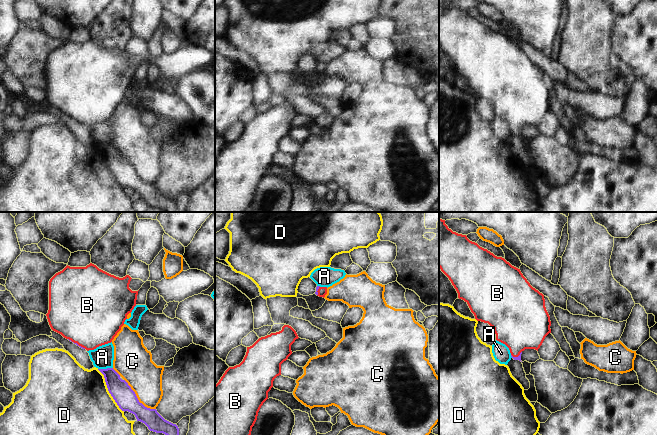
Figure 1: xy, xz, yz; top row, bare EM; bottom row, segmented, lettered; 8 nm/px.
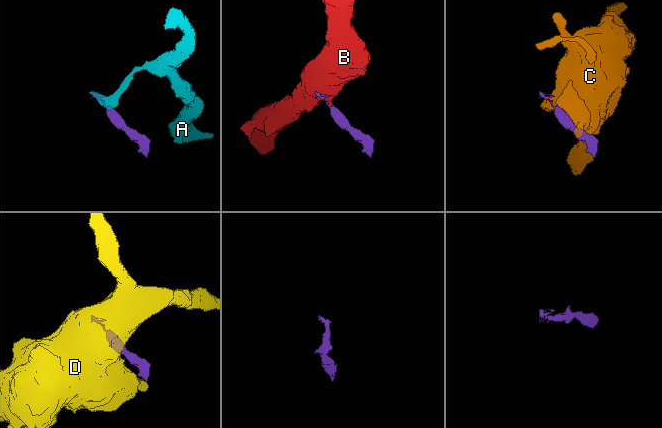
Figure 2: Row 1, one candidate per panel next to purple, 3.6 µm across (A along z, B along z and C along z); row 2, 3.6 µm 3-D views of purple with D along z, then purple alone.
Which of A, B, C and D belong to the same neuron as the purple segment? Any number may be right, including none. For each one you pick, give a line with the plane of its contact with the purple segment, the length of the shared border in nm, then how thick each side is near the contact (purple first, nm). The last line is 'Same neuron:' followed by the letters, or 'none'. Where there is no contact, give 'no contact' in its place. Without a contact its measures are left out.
B: contact in xy; length 170 nm; calibres 20 and 500 nm
Same neuron: B

